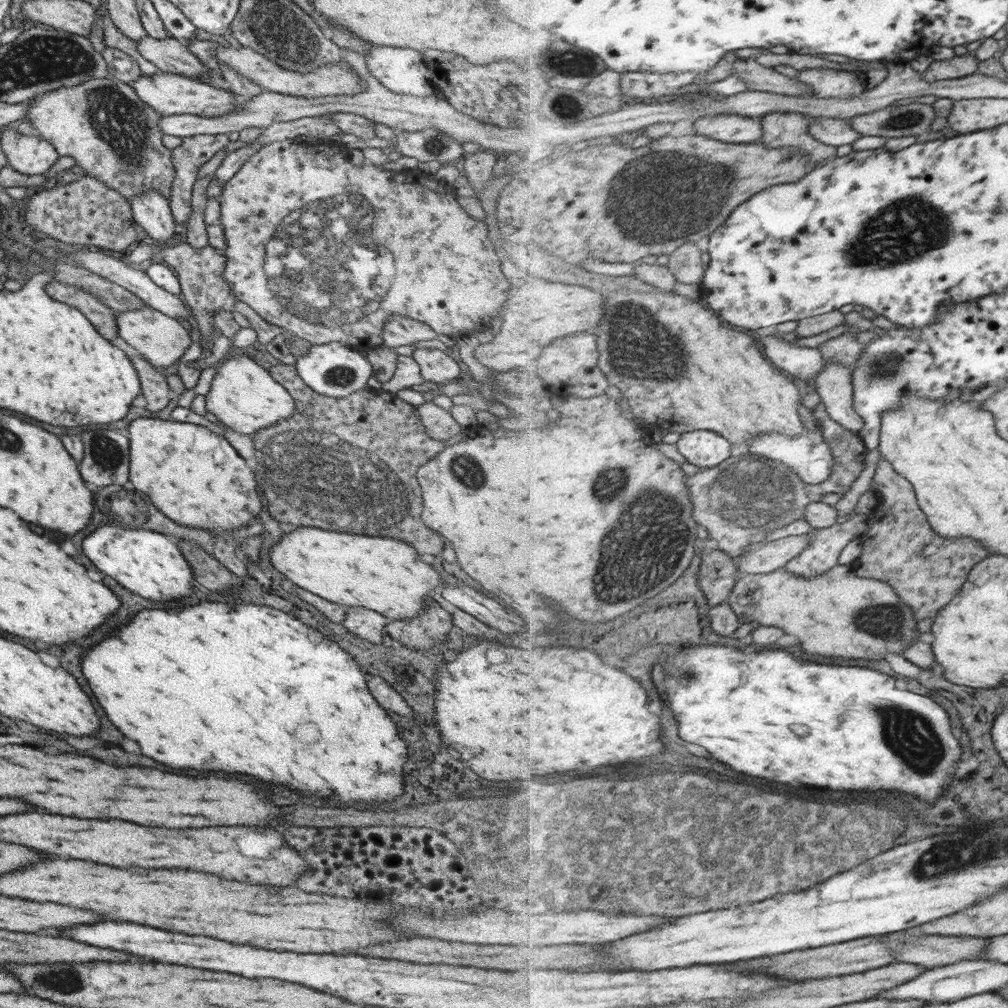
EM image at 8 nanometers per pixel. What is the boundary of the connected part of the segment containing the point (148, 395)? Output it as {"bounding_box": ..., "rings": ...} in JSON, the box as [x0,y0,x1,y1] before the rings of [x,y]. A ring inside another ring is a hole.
{"bounding_box":[129,358,169,412],"rings":[[[129,358],[136,370],[138,381],[140,382],[140,392],[145,399],[145,409],[157,412],[165,408],[169,399],[169,389],[165,382],[165,376],[157,372],[152,365],[141,360],[141,358]]]}

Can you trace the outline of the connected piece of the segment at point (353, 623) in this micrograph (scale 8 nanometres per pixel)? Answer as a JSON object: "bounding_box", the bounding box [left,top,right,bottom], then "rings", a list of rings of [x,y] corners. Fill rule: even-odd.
{"bounding_box":[341,606,387,645],"rings":[[[359,606],[346,607],[341,622],[349,632],[374,645],[381,643],[381,634],[386,623],[387,618],[382,614]]]}

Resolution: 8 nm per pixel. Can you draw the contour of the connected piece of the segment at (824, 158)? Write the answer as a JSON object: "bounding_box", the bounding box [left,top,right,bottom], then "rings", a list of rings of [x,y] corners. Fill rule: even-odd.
{"bounding_box":[757,112,837,164],"rings":[[[770,112],[767,116],[760,119],[763,132],[761,140],[757,142],[764,144],[764,146],[770,146],[771,148],[785,148],[786,146],[798,148],[798,150],[802,150],[808,156],[812,164],[823,164],[836,156],[835,152],[837,152],[837,147],[823,144],[823,142],[817,140],[810,133],[810,124],[812,124],[812,120],[812,116],[801,113]]]}

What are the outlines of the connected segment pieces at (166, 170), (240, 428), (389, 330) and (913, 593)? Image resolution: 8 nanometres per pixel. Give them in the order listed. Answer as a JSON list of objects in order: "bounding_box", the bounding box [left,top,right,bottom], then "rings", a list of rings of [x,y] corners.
[{"bounding_box":[25,77,174,204],"rings":[[[106,77],[37,93],[28,101],[25,120],[29,120],[38,135],[53,146],[59,157],[73,157],[80,167],[80,175],[99,179],[107,188],[116,190],[129,204],[129,200],[149,189],[155,189],[165,200],[170,197],[174,168],[170,161],[170,150],[161,145],[163,134],[158,129],[160,116],[161,114],[157,114],[137,98],[128,83]]]},{"bounding_box":[204,356,294,436],"rings":[[[247,356],[221,359],[205,374],[209,391],[204,396],[205,408],[221,424],[239,434],[253,436],[258,430],[273,426],[294,414],[294,402],[289,393],[264,368]]]},{"bounding_box":[381,316,436,350],"rings":[[[390,316],[382,326],[381,345],[398,350],[413,342],[436,339],[433,329],[422,322],[406,316]]]},{"bounding_box":[851,457,991,633],"rings":[[[881,457],[877,463],[877,469],[873,476],[873,488],[879,494],[879,503],[867,516],[870,527],[865,536],[861,536],[861,540],[864,542],[863,553],[851,564],[852,568],[860,577],[881,578],[881,580],[893,584],[893,588],[897,588],[899,596],[903,596],[903,600],[914,608],[913,612],[916,614],[916,619],[919,620],[919,631],[921,633],[932,632],[931,626],[937,618],[935,612],[945,608],[953,600],[951,596],[957,596],[957,592],[963,588],[972,570],[991,555],[990,551],[985,550],[978,540],[969,540],[969,538],[947,540],[947,538],[937,536],[933,532],[928,516],[918,503],[913,484],[910,484],[909,480],[901,473],[898,473],[885,458]]]}]

